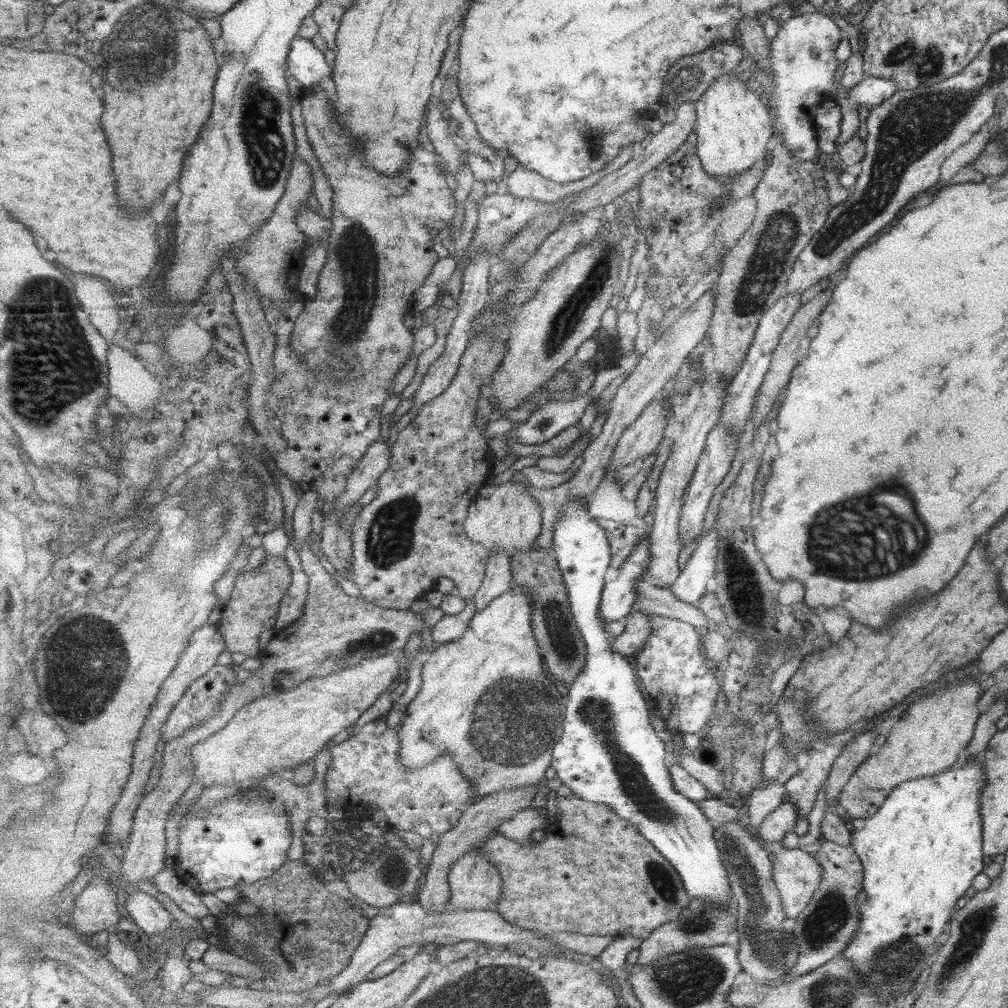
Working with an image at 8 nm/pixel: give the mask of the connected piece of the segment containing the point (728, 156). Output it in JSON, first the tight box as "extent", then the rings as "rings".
{"extent":[695,75,774,182],"rings":[[[723,75],[695,103],[698,116],[698,155],[707,174],[728,182],[749,168],[765,167],[770,156],[767,144],[774,136],[773,118],[761,96],[761,90],[747,90],[741,76]]]}

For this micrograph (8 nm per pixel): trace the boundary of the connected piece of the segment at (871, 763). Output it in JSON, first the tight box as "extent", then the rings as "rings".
{"extent":[837,679,983,820],"rings":[[[975,679],[957,680],[956,683],[941,694],[933,692],[909,704],[905,714],[886,733],[886,739],[879,745],[877,753],[853,771],[837,800],[851,820],[867,819],[873,815],[897,784],[935,776],[962,756],[973,736],[974,724],[979,716],[975,703],[983,692]]]}

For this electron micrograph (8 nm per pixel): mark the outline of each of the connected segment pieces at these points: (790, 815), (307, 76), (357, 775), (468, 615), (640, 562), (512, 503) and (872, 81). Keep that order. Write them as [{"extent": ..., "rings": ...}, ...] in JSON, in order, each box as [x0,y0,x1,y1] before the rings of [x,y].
[{"extent":[757,800,798,846],"rings":[[[785,800],[784,803],[777,808],[777,811],[769,814],[769,816],[765,818],[760,829],[757,830],[758,836],[762,838],[765,846],[767,842],[782,841],[783,834],[793,830],[798,817],[797,808]]]},{"extent":[288,36,333,91],"rings":[[[297,36],[292,43],[288,68],[304,91],[323,84],[322,79],[333,81],[333,66],[327,64],[323,51],[305,37]]]},{"extent":[325,717,477,840],"rings":[[[386,717],[366,723],[356,734],[345,741],[338,742],[331,751],[331,763],[325,776],[325,798],[328,802],[336,802],[337,807],[344,813],[344,819],[355,822],[371,818],[371,809],[383,812],[389,827],[397,826],[402,831],[413,832],[413,826],[421,820],[433,826],[435,840],[447,832],[453,831],[463,814],[469,810],[477,799],[475,785],[465,777],[461,767],[453,761],[449,753],[441,755],[435,763],[419,769],[409,769],[401,763],[401,743],[398,730],[402,721],[393,729],[387,728]]]},{"extent":[431,599,478,645],"rings":[[[474,599],[465,601],[465,608],[457,615],[444,615],[431,629],[432,640],[435,645],[443,642],[461,640],[470,627],[471,619],[478,610]]]},{"extent":[600,533,651,622],"rings":[[[650,533],[640,542],[627,562],[619,568],[619,575],[604,586],[600,611],[606,622],[619,620],[635,610],[638,600],[637,587],[645,580],[651,564]]]},{"extent":[464,479,543,557],"rings":[[[508,479],[502,486],[494,486],[487,494],[482,495],[476,500],[475,505],[470,506],[468,517],[464,522],[464,529],[467,536],[475,542],[480,542],[491,554],[497,550],[504,550],[509,557],[513,557],[518,550],[529,550],[542,534],[543,513],[542,506],[534,499],[534,496],[528,492],[528,486],[522,482]]]},{"extent":[848,76,896,110],"rings":[[[865,76],[848,90],[848,100],[859,106],[866,106],[870,110],[883,100],[887,100],[887,97],[895,91],[896,86],[892,80]]]}]

